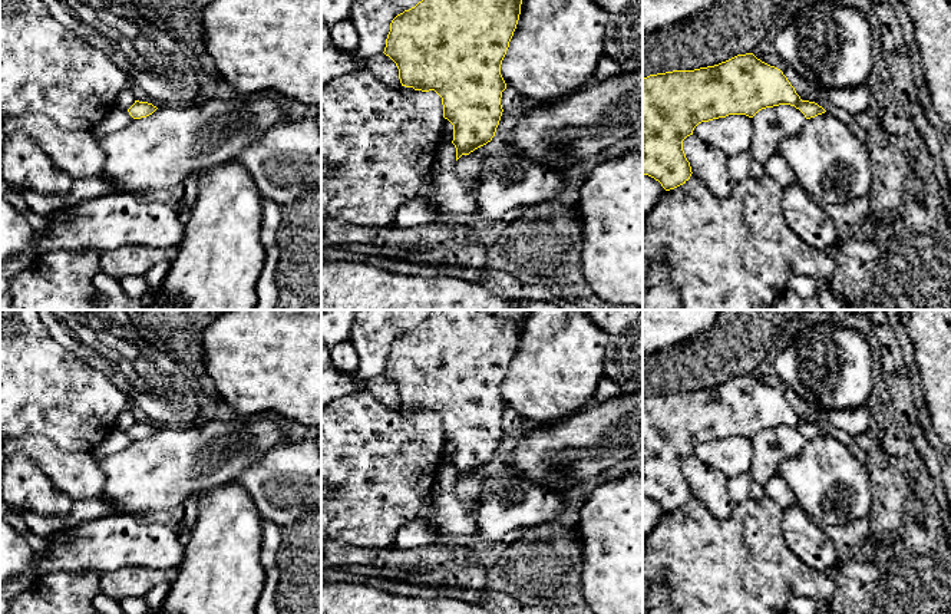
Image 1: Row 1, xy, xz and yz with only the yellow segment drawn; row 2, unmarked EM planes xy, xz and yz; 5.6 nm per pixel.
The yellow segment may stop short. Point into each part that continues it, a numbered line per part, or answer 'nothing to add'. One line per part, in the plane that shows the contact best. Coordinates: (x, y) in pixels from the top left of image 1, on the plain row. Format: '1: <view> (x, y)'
nothing to add

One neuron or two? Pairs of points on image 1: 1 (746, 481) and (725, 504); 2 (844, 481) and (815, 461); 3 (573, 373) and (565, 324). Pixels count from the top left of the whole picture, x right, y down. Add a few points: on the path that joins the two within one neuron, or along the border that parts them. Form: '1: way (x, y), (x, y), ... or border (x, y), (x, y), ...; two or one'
1: border (729, 479), (729, 494), (736, 502); two
2: way (836, 481), (822, 468); one
3: way (565, 362), (565, 336); one

